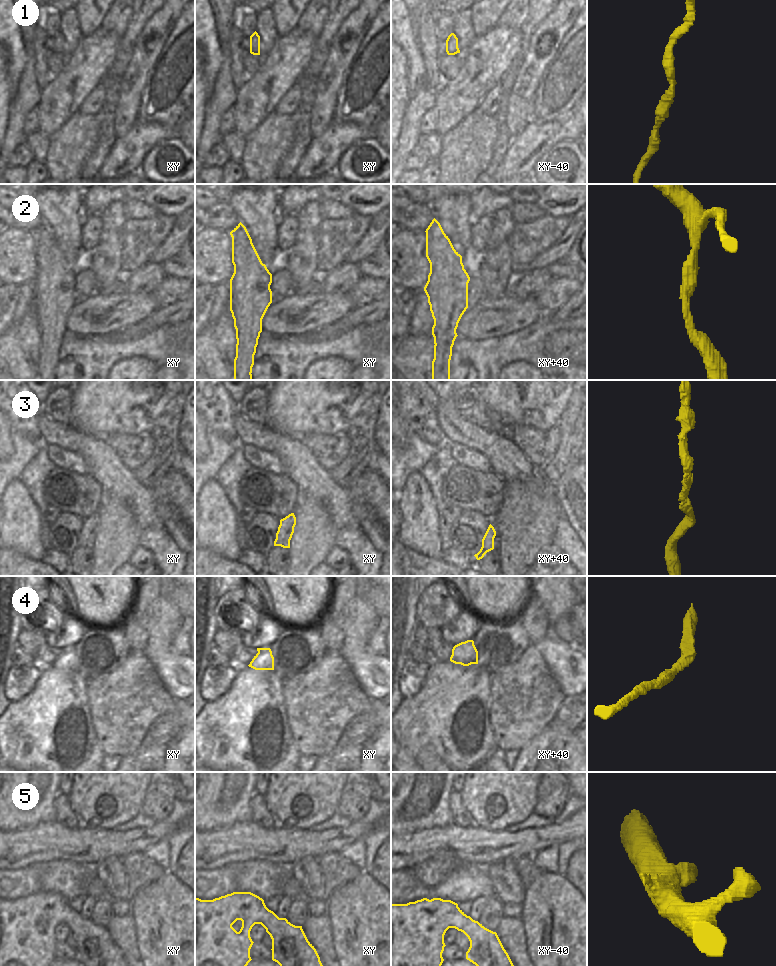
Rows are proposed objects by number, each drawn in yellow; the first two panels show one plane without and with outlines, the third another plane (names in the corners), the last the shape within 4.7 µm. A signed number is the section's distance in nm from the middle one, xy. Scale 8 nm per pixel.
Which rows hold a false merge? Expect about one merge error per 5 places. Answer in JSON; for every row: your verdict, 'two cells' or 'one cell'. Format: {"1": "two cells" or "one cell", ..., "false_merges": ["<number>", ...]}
{"1": "one cell", "2": "one cell", "3": "one cell", "4": "one cell", "5": "one cell", "false_merges": []}

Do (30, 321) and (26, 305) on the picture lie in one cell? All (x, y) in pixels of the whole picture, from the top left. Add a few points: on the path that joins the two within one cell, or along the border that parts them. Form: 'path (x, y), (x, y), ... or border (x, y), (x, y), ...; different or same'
border (33, 309), (29, 310), (14, 324); different

